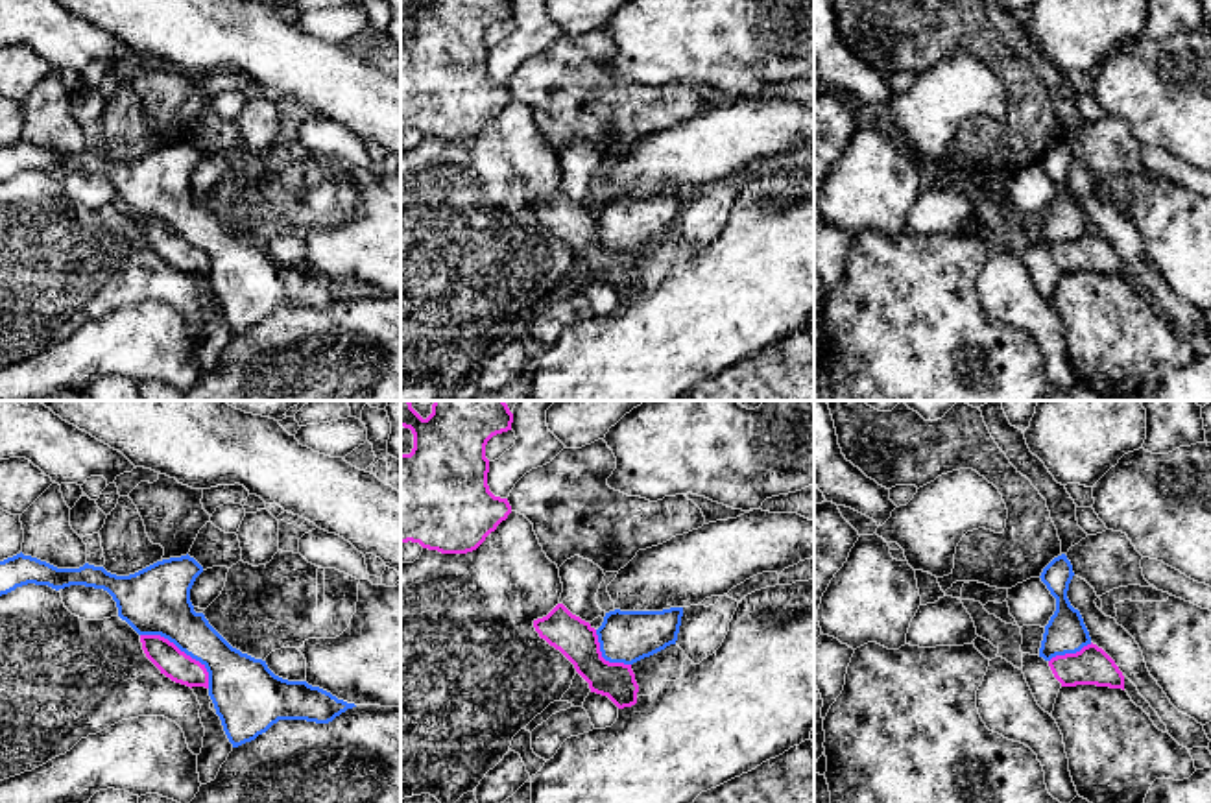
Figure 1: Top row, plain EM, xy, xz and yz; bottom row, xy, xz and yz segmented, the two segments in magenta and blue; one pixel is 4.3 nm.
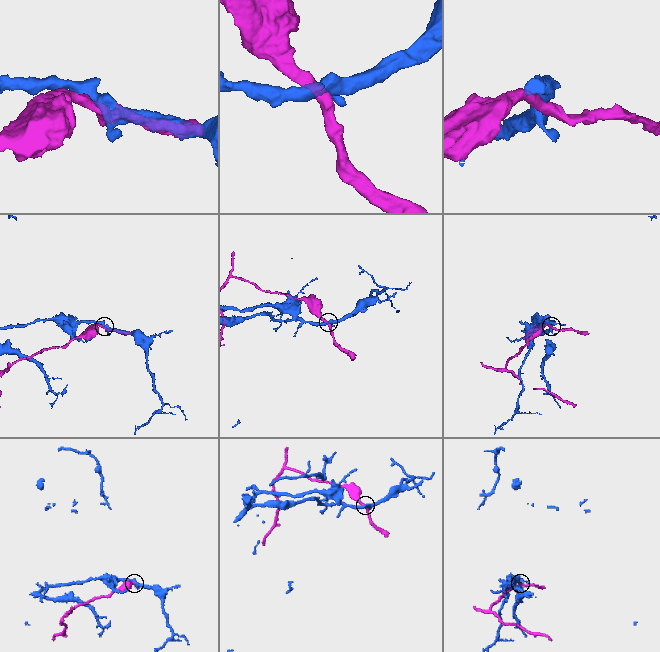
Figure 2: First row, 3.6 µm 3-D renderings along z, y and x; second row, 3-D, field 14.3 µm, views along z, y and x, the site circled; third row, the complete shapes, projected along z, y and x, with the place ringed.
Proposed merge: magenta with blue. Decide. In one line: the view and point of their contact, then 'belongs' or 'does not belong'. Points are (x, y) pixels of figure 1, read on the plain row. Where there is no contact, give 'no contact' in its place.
meets magenta in xy at (183, 239); does not belong

